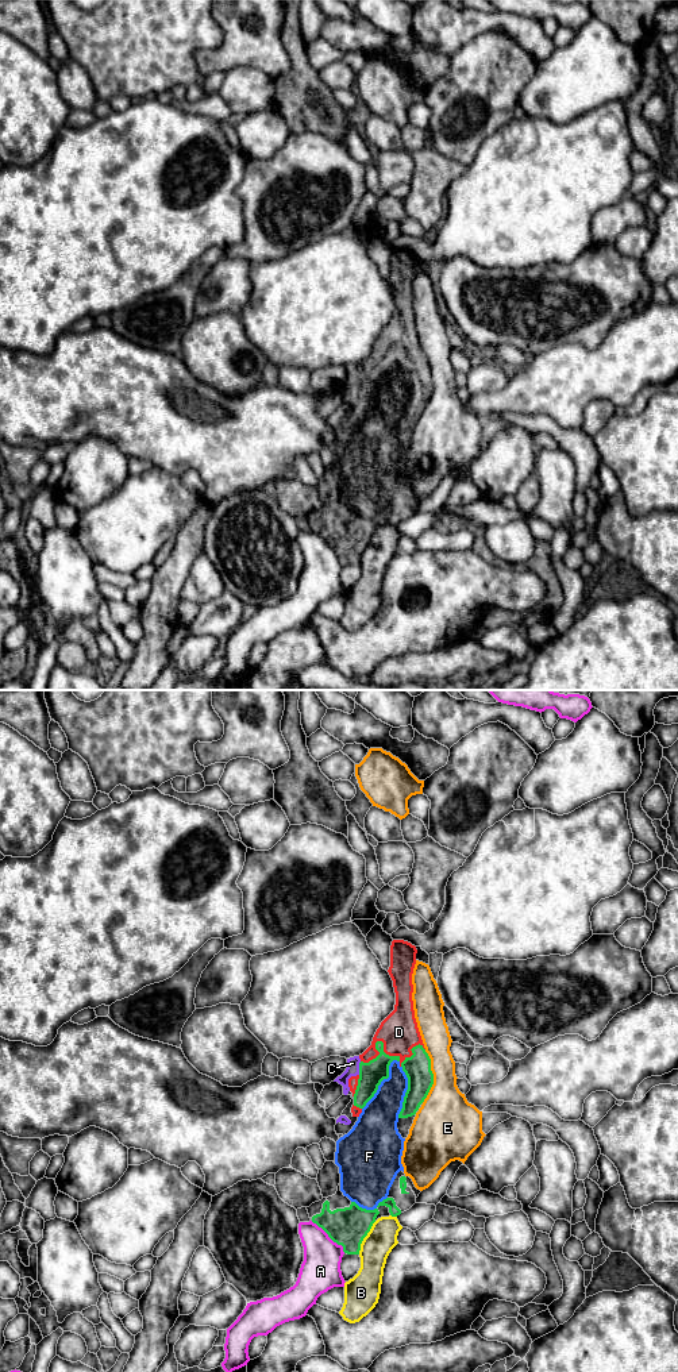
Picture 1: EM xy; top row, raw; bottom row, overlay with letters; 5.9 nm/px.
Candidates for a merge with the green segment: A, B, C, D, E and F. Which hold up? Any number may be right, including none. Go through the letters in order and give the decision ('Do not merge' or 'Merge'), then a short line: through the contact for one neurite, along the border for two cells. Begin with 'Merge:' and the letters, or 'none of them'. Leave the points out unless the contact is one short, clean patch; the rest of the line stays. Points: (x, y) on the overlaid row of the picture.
Merge: C, D, F
A: Do not merge
B: Do not merge
C: Merge
D: Merge
E: Do not merge
F: Merge

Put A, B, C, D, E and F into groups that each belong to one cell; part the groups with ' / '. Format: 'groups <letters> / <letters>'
groups A / B / C D F / E

